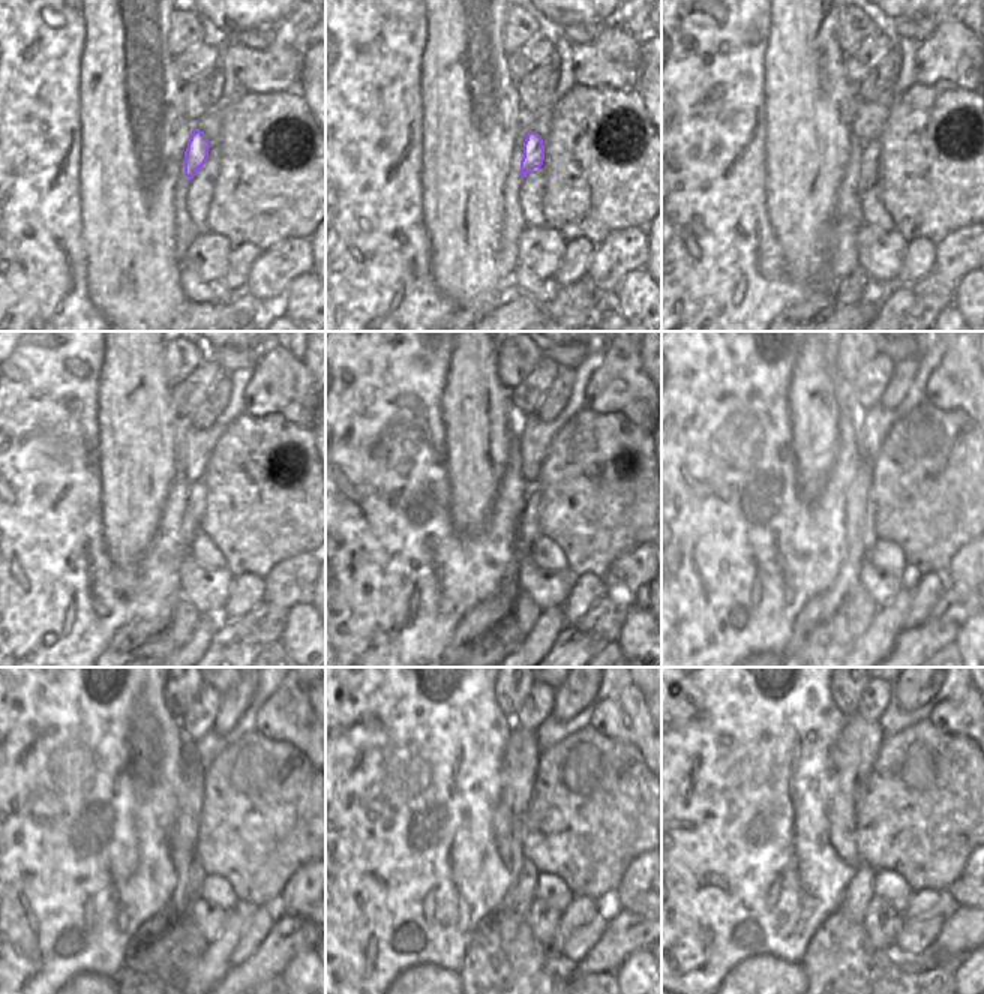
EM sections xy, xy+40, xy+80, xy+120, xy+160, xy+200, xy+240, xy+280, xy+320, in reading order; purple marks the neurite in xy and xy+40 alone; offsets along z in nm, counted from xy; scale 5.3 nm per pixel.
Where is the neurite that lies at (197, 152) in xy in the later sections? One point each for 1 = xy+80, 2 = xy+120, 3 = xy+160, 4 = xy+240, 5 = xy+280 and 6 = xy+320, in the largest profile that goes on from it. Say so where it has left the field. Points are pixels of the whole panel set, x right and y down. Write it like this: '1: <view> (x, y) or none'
1: xy+80 (869, 171)
2: xy+120 (195, 507)
3: xy+160 (528, 516)
4: xy+240 (197, 871)
5: xy+280 (522, 888)
6: xy+320 (860, 891)

